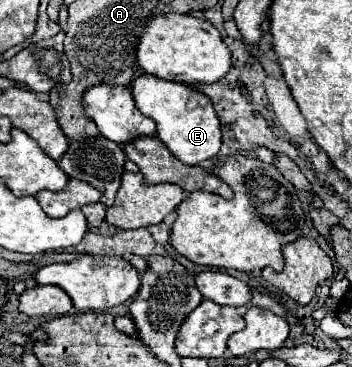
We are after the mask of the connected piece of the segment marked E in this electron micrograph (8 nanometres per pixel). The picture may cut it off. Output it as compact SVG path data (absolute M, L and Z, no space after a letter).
M149 74L139 76L131 84L131 92L135 98L135 106L141 110L141 114L149 116L157 124L157 138L163 140L163 144L173 152L175 158L179 158L183 164L199 164L203 160L213 158L219 152L221 146L221 124L213 110L213 106L199 106L193 102L211 102L201 92L193 90L187 84L161 80Z

